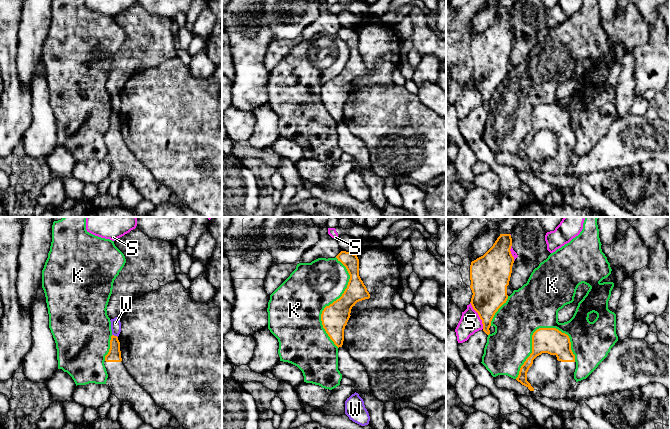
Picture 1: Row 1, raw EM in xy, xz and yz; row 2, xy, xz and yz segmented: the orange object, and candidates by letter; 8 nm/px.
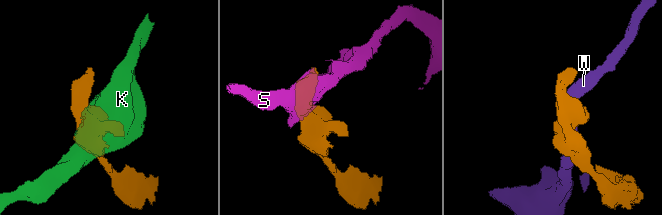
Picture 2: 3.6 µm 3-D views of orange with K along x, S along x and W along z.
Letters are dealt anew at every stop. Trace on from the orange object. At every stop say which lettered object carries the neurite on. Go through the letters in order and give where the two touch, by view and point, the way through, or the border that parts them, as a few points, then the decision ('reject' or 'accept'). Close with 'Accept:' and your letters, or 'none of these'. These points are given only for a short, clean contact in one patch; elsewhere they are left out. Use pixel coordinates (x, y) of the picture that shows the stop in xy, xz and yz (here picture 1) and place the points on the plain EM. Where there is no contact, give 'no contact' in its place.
K: meets orange in yz at (532, 114); reject
S: meets orange in yz at (478, 90); reject
W: meets orange in xy at (115, 112); border along xy (112, 110), (117, 113); reject
Accept: none of these

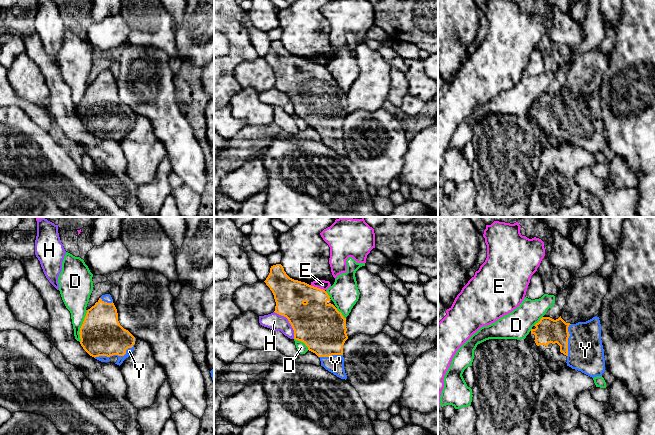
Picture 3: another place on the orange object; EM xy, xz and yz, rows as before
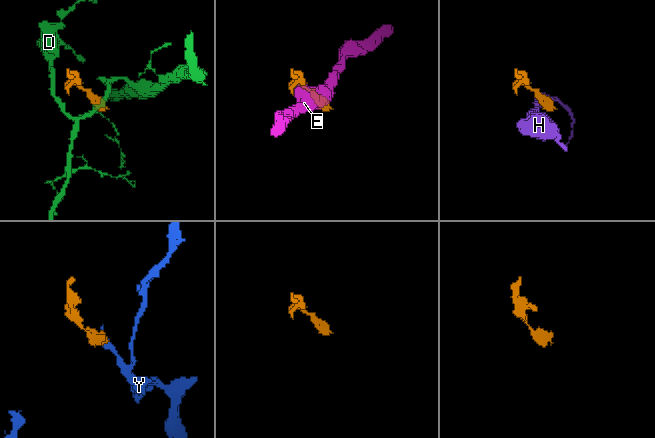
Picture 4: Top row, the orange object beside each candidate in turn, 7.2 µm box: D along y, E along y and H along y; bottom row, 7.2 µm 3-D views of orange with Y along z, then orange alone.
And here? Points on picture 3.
D: meets orange in xy at (81, 102); reject
E: meets orange in xz at (316, 63); reject
H: meets orange in xz at (289, 98); reject
Y: meets orange in xy at (115, 130); accept
Accept: Y

